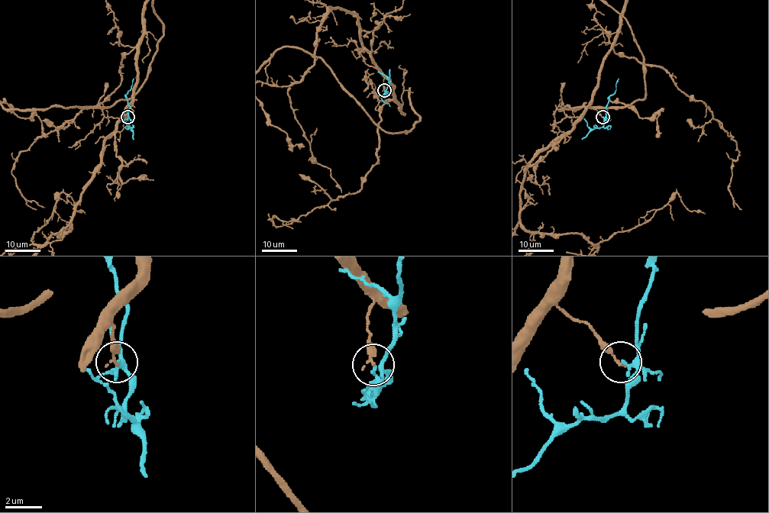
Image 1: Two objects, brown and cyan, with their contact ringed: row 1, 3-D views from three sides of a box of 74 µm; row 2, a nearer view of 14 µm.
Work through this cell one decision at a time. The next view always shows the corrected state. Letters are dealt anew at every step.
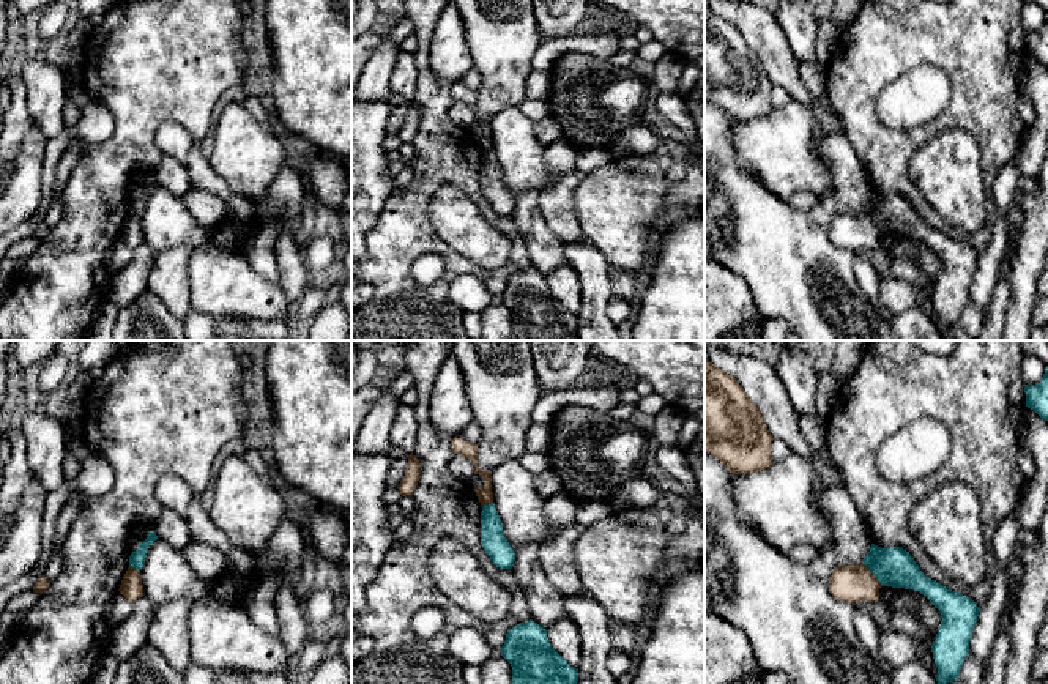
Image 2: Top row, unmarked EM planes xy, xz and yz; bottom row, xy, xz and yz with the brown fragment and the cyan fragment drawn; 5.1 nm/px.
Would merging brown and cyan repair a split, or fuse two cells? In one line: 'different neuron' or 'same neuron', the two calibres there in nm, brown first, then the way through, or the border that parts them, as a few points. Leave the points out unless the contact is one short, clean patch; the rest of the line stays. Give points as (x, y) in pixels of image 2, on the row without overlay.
different neuron; calibres 190 and 200 nm; border yz (862, 210), (881, 232)

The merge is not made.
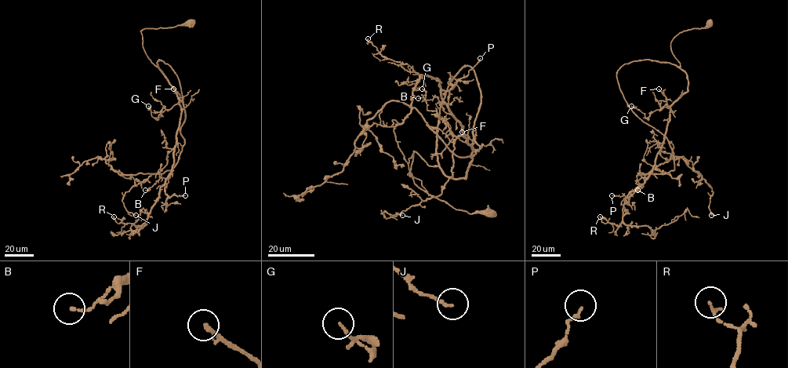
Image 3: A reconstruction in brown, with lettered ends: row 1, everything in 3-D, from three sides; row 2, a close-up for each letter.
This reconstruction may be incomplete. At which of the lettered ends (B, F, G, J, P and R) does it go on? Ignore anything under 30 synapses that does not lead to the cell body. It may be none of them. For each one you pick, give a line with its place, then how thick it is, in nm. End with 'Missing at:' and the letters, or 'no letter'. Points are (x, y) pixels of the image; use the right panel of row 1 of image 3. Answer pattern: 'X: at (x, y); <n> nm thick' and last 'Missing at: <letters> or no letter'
Missing at: no letter

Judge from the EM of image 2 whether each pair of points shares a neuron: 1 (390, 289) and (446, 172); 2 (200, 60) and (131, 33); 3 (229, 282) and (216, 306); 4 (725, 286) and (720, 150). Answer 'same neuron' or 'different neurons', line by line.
1: same neuron
2: same neuron
3: same neuron
4: different neurons

